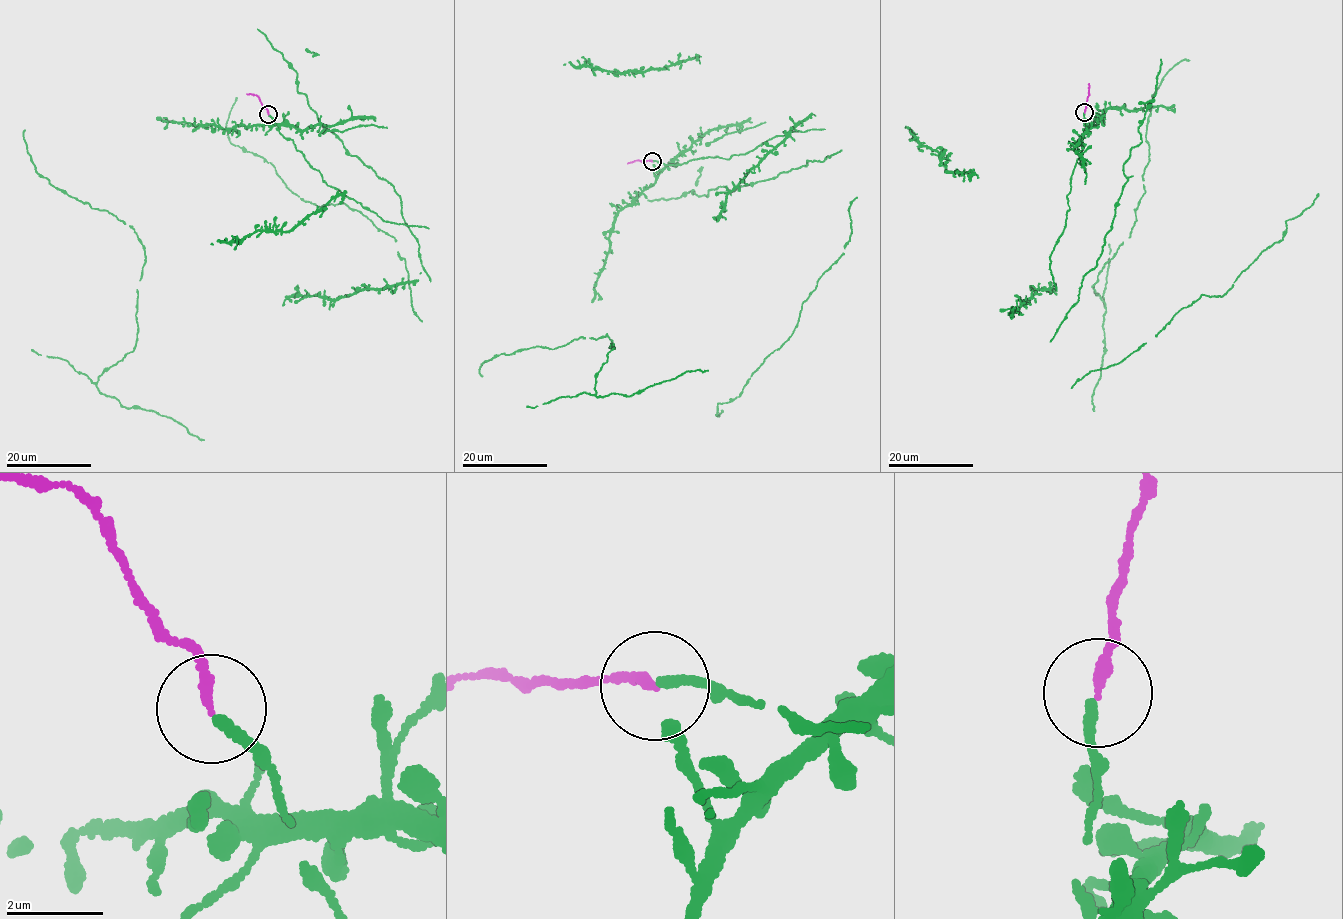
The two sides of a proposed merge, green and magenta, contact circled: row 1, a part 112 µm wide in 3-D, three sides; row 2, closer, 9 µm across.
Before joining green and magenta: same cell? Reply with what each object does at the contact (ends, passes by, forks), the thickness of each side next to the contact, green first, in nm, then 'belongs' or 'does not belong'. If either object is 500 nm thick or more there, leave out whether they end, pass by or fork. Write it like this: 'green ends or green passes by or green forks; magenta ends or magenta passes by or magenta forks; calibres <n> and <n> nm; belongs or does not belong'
green ends; magenta ends; calibres 200 and 220 nm; belongs

